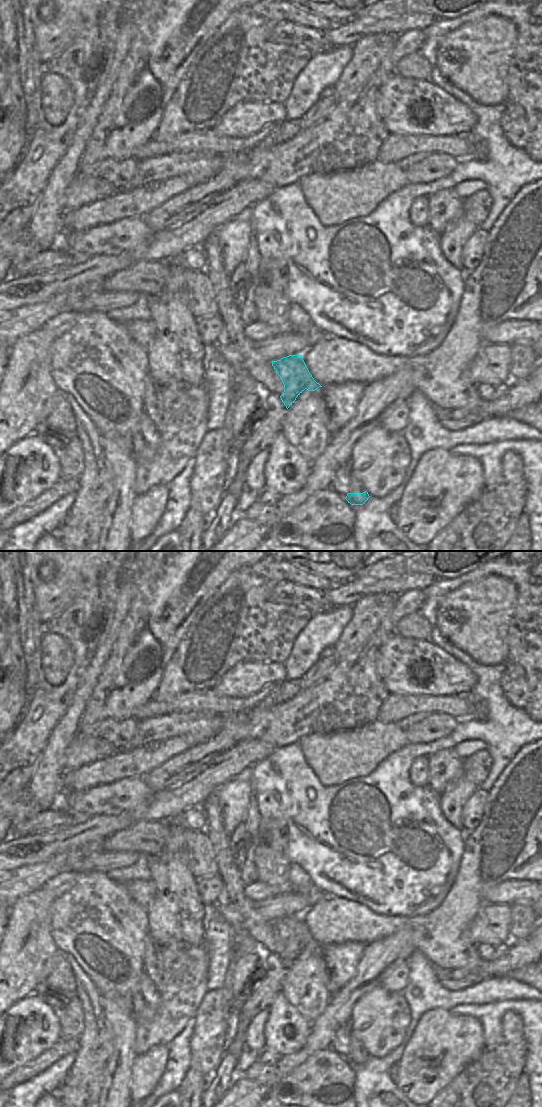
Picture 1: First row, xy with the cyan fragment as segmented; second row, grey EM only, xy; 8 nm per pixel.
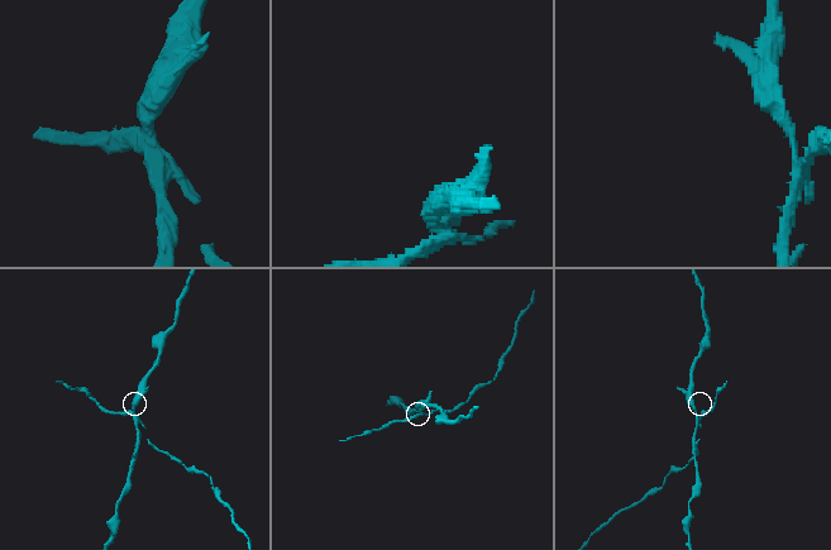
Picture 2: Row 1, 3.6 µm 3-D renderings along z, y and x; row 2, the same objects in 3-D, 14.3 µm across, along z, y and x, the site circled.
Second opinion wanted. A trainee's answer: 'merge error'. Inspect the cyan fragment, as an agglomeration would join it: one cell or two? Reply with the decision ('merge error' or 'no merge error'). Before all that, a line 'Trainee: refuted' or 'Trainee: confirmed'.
Trainee: confirmed
merge error

